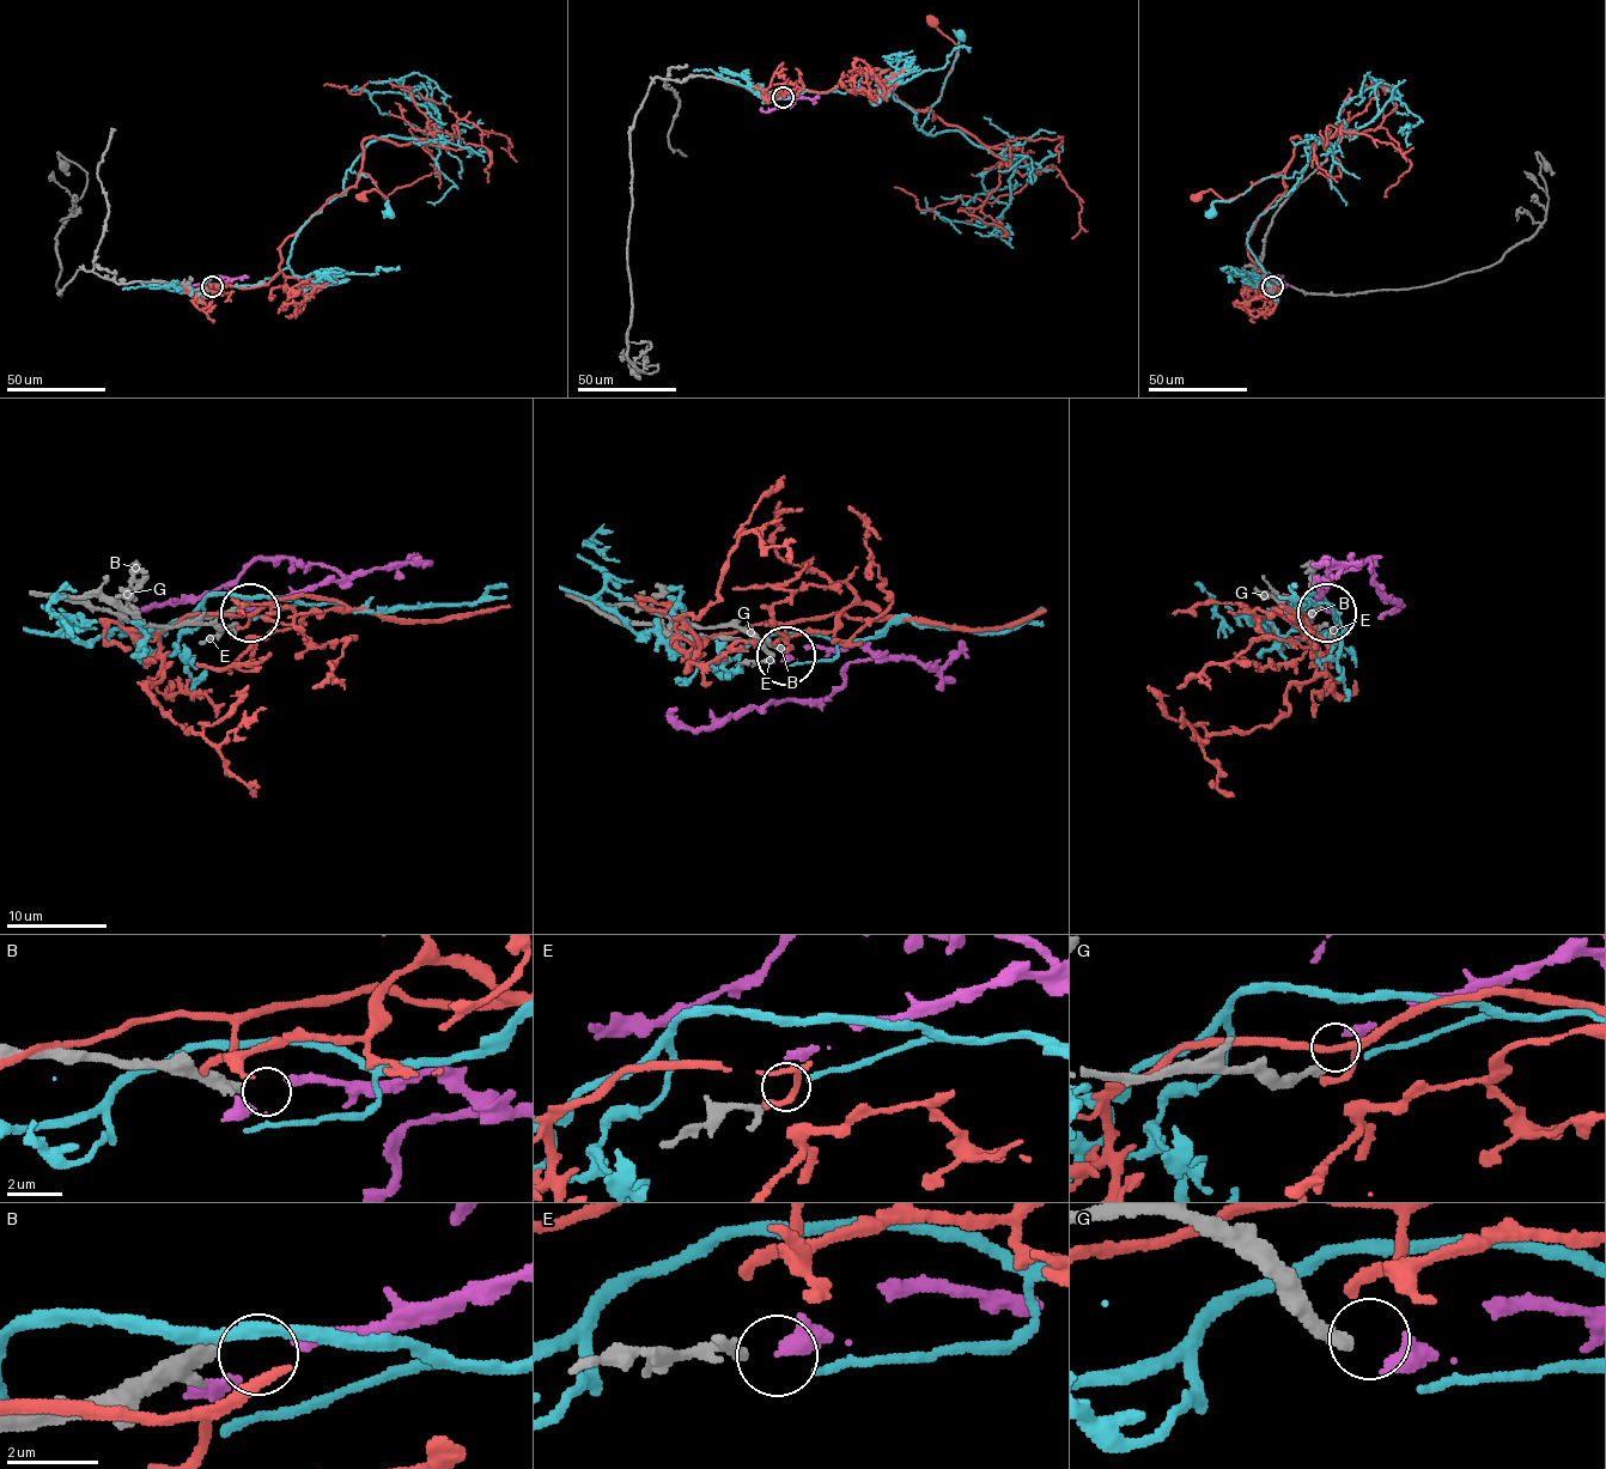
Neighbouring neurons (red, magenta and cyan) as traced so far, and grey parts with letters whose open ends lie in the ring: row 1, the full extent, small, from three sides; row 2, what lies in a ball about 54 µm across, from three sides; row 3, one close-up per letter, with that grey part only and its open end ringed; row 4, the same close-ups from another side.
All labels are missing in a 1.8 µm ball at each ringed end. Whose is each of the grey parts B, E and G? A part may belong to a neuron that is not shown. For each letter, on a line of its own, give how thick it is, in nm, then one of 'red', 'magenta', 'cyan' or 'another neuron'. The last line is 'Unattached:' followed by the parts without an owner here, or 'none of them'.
B: 380 nm thick; another neuron
E: 200 nm thick; cyan
G: 320 nm thick; magenta
Unattached: B

